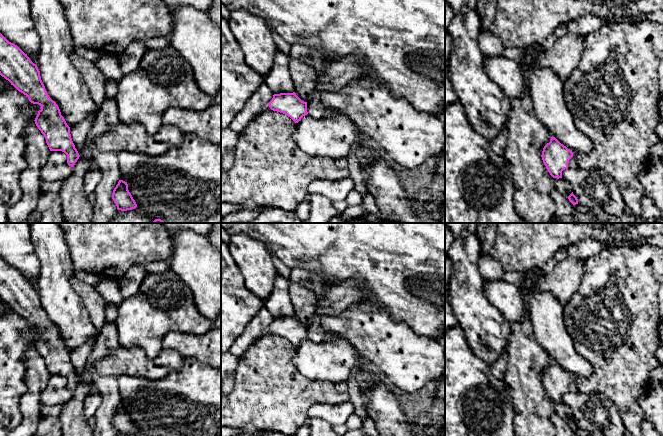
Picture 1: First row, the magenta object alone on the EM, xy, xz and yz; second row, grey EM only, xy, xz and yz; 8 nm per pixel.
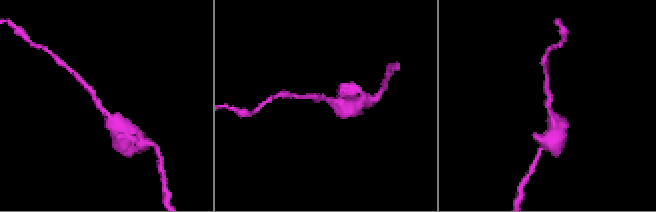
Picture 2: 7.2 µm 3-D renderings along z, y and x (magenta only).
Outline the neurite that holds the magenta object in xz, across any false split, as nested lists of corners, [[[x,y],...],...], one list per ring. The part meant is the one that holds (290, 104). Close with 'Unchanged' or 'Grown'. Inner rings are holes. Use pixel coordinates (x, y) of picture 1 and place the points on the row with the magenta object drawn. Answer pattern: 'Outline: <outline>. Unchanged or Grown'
Outline: [[[295,92],[274,94],[268,106],[273,111],[287,115],[295,123],[308,114],[307,102],[302,101]]]. Unchanged

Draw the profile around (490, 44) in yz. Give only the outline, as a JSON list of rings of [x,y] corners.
[[[491,30],[487,32],[480,31],[479,45],[484,56],[490,57],[500,56],[505,49],[500,39]]]

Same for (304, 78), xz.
[[[290,60],[289,70],[294,92],[304,102],[309,102],[317,96],[317,75],[306,60]]]

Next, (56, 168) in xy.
[[[51,151],[49,158],[41,169],[41,180],[46,182],[64,182],[73,168],[67,163],[67,155],[62,151]]]

